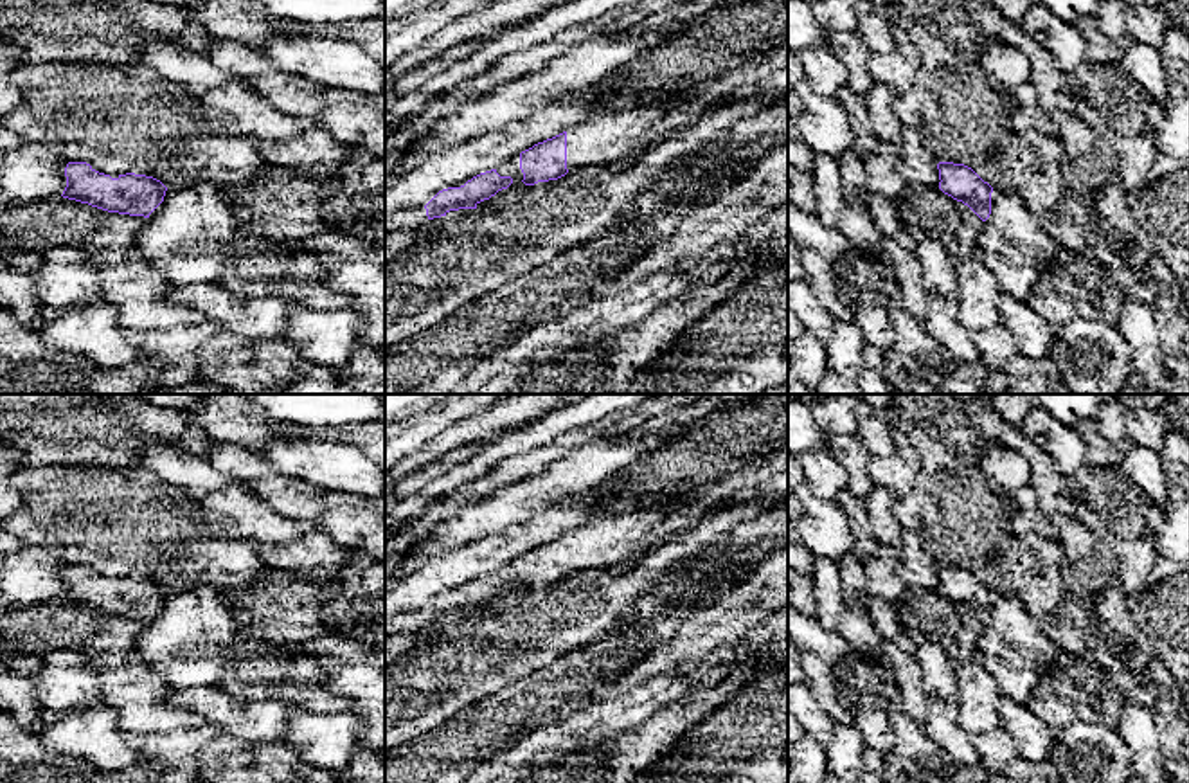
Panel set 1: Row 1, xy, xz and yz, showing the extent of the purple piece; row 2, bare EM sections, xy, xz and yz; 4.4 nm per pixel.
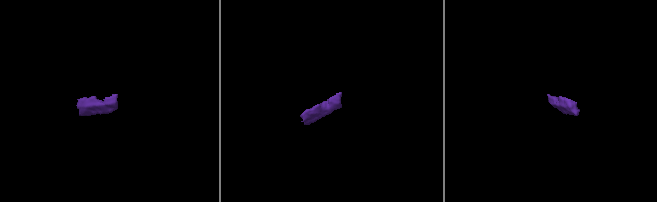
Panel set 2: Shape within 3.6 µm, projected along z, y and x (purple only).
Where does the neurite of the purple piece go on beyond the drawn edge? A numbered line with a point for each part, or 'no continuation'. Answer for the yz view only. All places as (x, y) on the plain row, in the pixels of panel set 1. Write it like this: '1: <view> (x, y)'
no continuation

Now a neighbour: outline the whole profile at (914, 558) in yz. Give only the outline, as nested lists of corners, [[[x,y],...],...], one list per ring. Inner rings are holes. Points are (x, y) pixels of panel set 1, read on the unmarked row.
[[[905,529],[898,563],[908,574],[914,585],[926,590],[939,590],[939,565],[923,547],[921,536],[912,529]]]

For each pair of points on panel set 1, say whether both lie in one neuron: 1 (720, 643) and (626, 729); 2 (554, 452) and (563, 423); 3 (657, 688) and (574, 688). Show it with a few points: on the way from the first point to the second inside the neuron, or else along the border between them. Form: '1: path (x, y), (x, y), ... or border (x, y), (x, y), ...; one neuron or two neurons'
1: path (693, 670), (682, 681), (682, 697), (653, 726); one neuron
2: border (599, 418), (522, 452); two neurons
3: border (596, 688), (589, 699), (574, 699), (565, 713); two neurons

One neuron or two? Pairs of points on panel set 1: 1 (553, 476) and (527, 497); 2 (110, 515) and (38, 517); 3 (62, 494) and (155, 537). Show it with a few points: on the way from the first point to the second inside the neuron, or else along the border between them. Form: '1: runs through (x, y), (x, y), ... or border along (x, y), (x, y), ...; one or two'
1: runs through (547, 481), (533, 495); one
2: runs through (92, 515), (56, 515); one
3: runs through (85, 495), (107, 495), (132, 521); one

